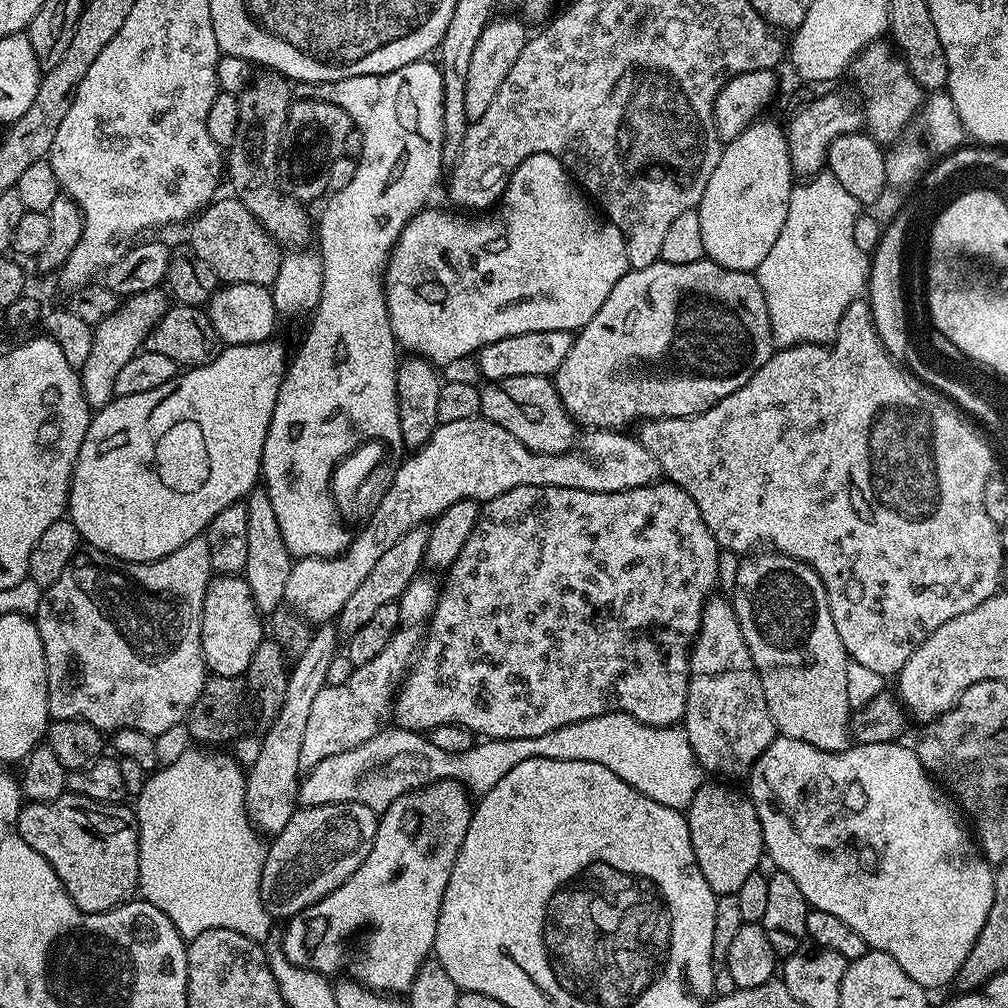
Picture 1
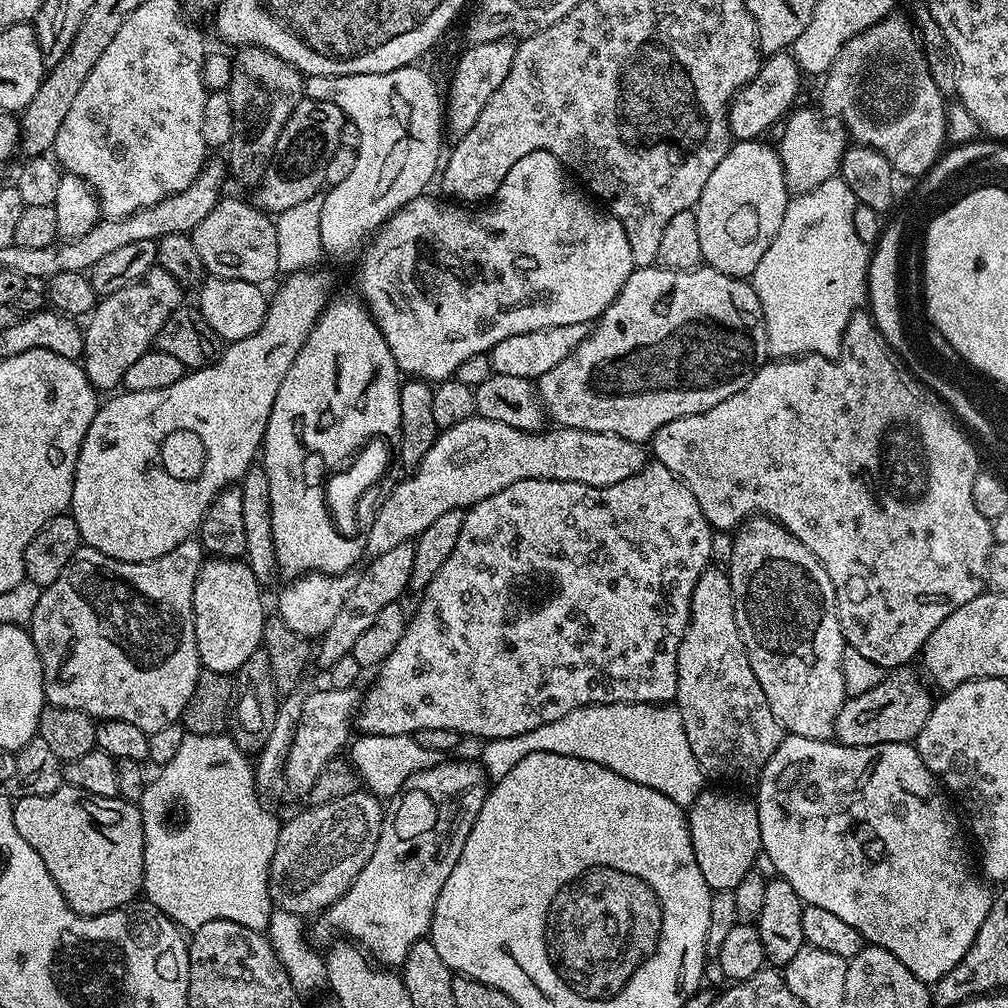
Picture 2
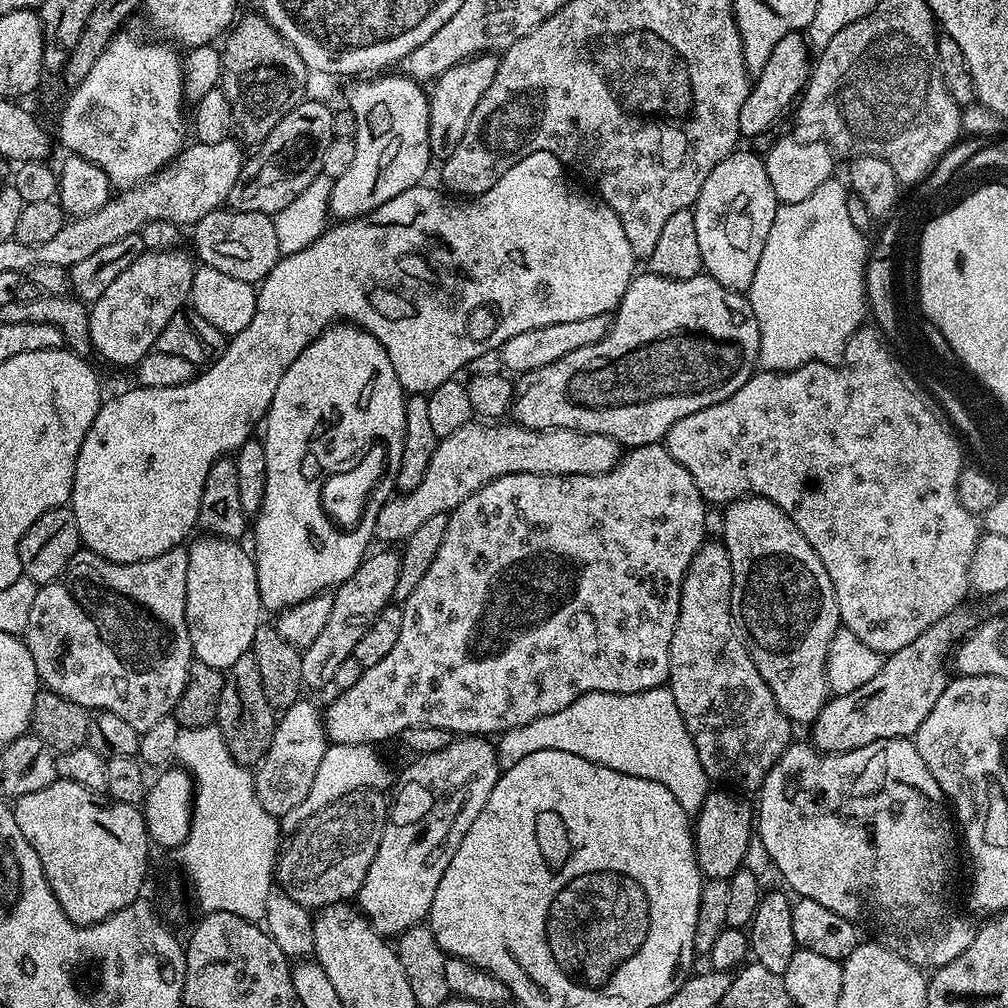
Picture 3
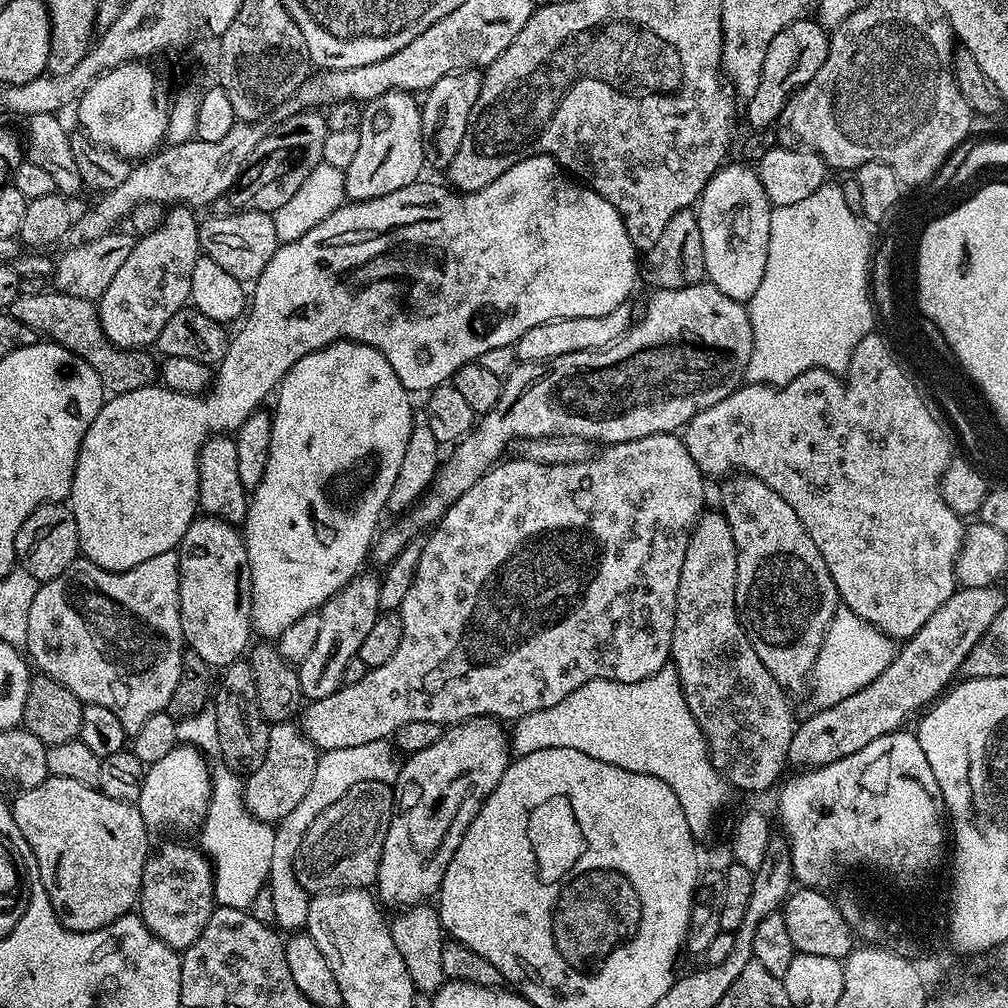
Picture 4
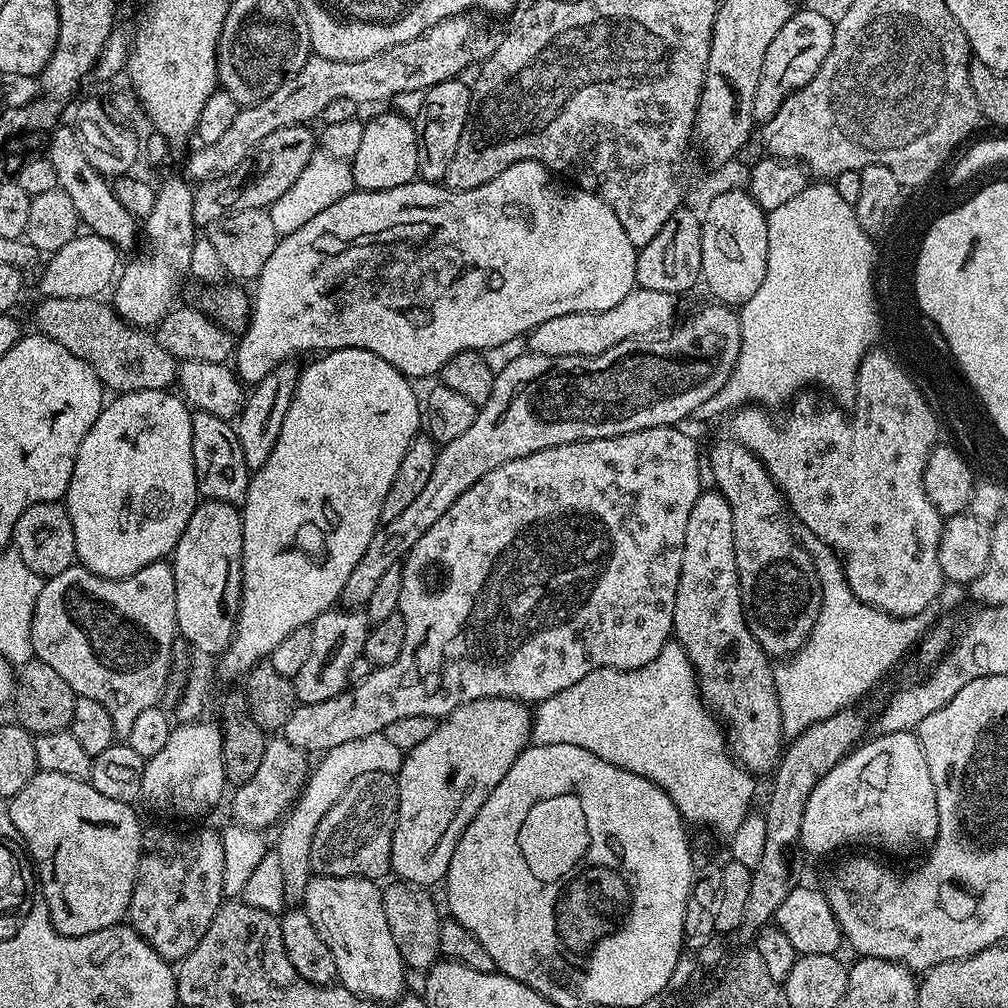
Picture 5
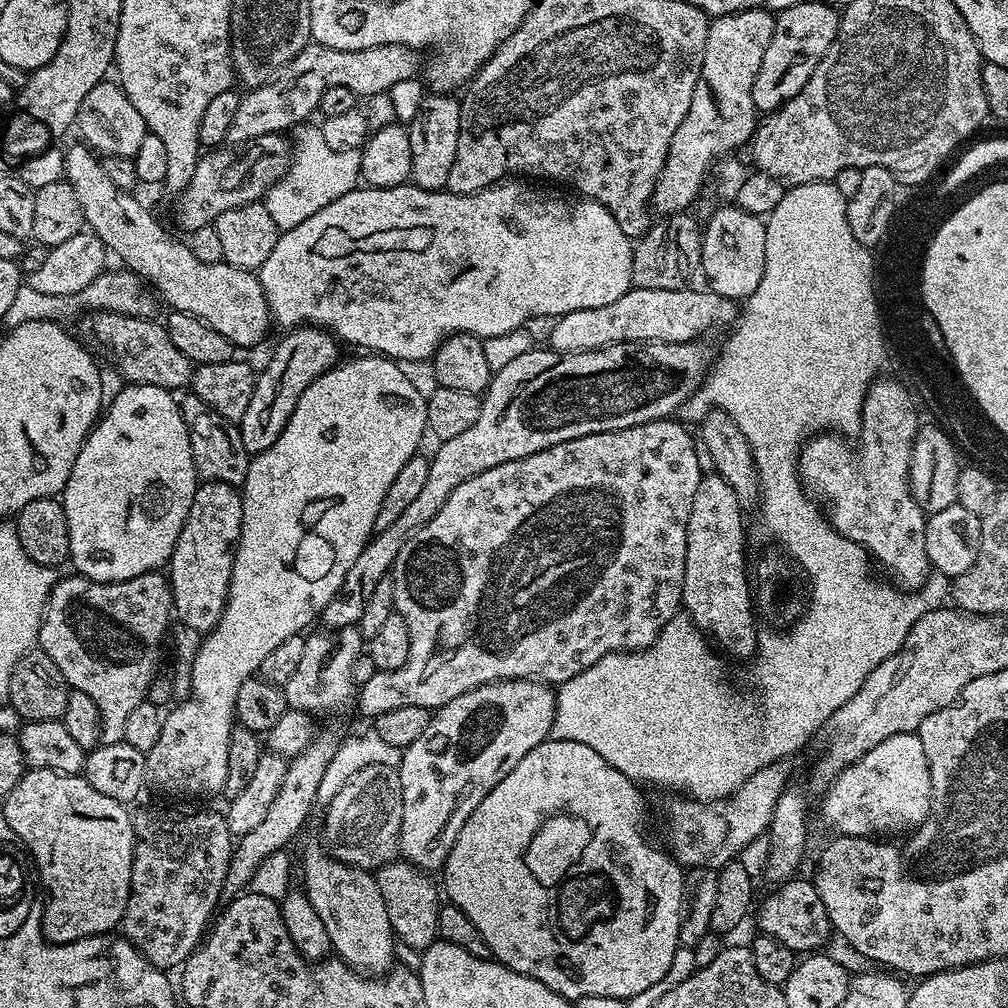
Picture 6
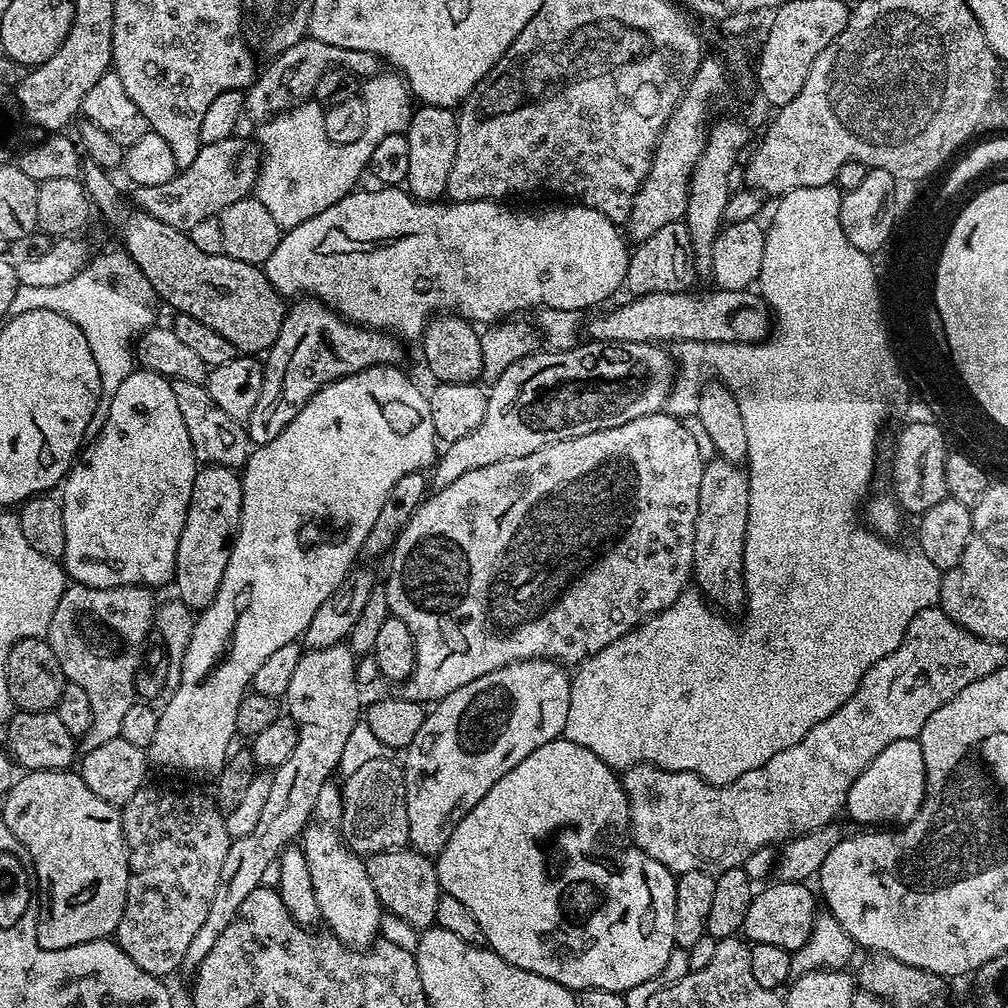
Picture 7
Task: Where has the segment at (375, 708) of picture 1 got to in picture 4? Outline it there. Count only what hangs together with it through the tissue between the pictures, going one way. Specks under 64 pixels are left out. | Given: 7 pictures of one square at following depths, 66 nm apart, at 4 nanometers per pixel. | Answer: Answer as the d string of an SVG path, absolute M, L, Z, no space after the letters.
M299 723L272 724L268 733L270 746L266 750L266 762L244 780L244 805L254 818L275 825L277 820L286 818L286 814L298 806L306 790L310 790L318 750L305 738Z

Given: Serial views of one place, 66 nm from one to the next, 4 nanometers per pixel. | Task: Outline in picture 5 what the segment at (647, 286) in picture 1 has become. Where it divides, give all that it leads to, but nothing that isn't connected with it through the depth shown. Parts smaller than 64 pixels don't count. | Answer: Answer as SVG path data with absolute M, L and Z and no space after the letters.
M708 302L705 308L682 320L663 334L627 340L597 356L525 354L522 358L514 358L506 370L497 372L494 390L490 398L479 405L474 426L468 427L461 436L454 438L454 442L437 451L434 471L417 500L407 510L402 510L394 522L386 522L376 529L374 538L370 538L370 546L366 546L366 554L362 554L362 558L358 558L358 566L350 570L350 578L346 578L346 586L342 586L339 603L348 610L363 609L370 594L374 594L374 586L378 586L378 578L386 575L386 570L397 567L414 542L418 542L418 538L422 538L422 534L426 534L426 530L430 530L430 526L434 526L434 522L438 522L438 518L442 518L442 514L446 514L446 510L450 510L450 506L454 506L454 502L458 502L458 498L478 482L478 478L490 474L490 470L550 446L676 426L681 423L679 420L696 413L702 402L714 398L714 394L726 386L742 350L742 326L739 315L729 305L719 302Z

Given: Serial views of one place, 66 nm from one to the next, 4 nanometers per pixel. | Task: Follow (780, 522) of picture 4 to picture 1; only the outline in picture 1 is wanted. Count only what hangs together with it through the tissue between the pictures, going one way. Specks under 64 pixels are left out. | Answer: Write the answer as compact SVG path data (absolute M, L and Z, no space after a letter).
M760 550L741 559L734 586L730 589L730 599L742 638L760 675L762 694L766 694L766 706L777 733L806 742L818 750L846 750L850 746L850 717L854 711L846 698L846 670L850 661L842 646L842 638L838 638L838 629L834 627L834 618L830 614L830 602L818 574L808 564L786 554Z

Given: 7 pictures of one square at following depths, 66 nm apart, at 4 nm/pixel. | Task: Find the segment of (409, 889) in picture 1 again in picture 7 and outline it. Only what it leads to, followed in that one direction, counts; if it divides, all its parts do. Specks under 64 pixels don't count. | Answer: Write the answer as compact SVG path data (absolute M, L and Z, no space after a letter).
M547 658L515 660L514 663L502 666L498 670L482 674L482 678L474 678L474 682L466 682L466 686L458 686L458 690L446 694L446 698L437 700L431 705L430 711L422 722L422 730L418 730L418 735L414 737L414 742L410 742L410 746L403 753L404 760L402 759L404 781L406 782L408 844L411 847L423 856L433 858L439 856L446 846L446 842L450 840L454 826L458 826L458 822L462 822L462 818L466 818L466 814L470 814L470 810L474 810L474 806L478 806L478 802L482 802L486 790L490 790L490 786L494 786L494 782L498 782L498 778L502 778L502 774L510 774L510 770L514 770L514 766L518 766L518 762L522 762L522 758L526 758L526 754L534 754L534 750L538 750L538 746L546 746L546 742L563 737L566 710L570 710L570 686L572 685L569 673L566 674L563 671L567 672L557 661Z

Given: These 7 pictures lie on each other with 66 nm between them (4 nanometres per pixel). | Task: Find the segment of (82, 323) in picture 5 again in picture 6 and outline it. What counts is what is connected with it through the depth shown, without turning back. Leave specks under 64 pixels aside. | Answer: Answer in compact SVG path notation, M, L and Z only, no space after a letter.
M95 311L91 316L93 334L113 356L115 367L127 383L158 386L171 392L191 385L194 365L171 342L167 327L161 321L106 311Z

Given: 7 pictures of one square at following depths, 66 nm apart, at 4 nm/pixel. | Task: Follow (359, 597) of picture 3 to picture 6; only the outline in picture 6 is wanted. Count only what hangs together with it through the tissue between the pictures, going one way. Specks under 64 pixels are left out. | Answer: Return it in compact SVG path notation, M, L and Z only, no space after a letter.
M359 627L319 631L305 639L302 659L294 674L290 674L290 682L282 685L288 707L313 714L336 712L339 708L346 707L351 700L353 703L352 667L366 648L366 640L361 636Z

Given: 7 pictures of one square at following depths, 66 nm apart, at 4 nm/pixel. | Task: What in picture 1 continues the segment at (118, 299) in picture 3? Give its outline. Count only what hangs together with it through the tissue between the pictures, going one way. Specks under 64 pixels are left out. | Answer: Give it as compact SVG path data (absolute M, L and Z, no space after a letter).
M151 288L142 294L134 294L120 302L108 317L92 329L94 346L90 346L90 355L86 362L78 369L82 394L86 398L89 409L99 410L116 399L114 394L114 378L122 371L122 366L134 358L134 354L141 351L144 340L154 330L154 326L162 319L170 307L170 296L160 288Z

